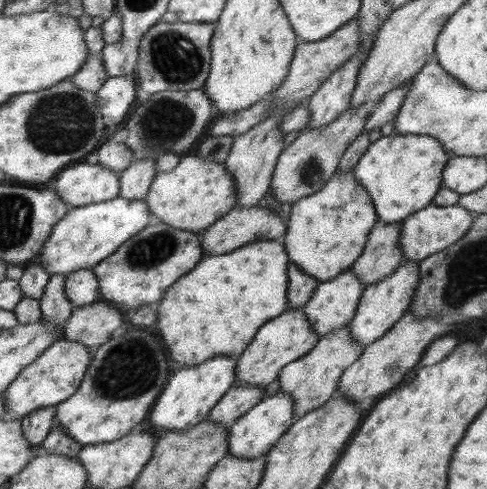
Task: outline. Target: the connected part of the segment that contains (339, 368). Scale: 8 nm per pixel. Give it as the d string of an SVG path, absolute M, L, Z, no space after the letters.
M349 325L341 326L318 342L304 356L286 364L277 379L280 381L279 392L287 392L293 400L293 420L318 409L336 394L342 373L362 354L364 346L353 339Z

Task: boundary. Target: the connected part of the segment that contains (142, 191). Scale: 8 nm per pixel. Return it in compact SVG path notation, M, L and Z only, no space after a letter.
M140 159L132 162L120 174L120 194L126 200L144 201L154 176L156 176L156 161L154 159Z

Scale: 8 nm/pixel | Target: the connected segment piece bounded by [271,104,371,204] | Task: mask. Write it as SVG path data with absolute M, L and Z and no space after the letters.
M371 105L349 107L336 120L316 129L303 130L300 137L282 150L271 180L271 189L276 201L291 203L312 195L338 171L338 164L348 146L363 132Z

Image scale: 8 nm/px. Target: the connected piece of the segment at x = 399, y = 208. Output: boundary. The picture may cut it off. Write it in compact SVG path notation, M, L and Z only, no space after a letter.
M394 132L372 142L352 172L368 191L377 218L390 224L401 222L413 212L434 202L442 187L442 172L451 156L442 143L433 137Z

